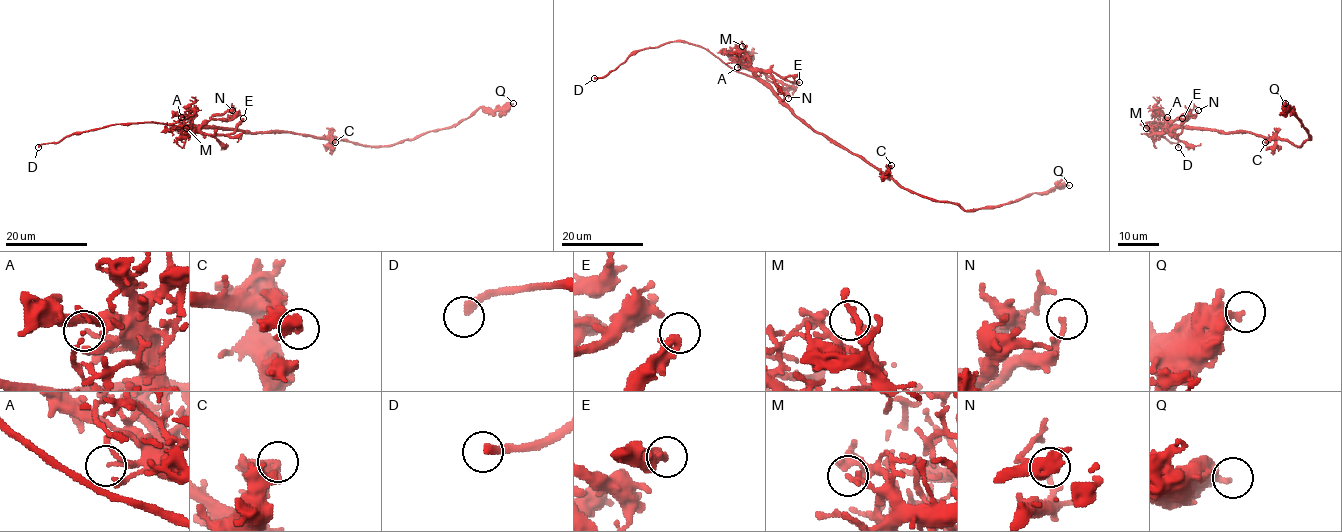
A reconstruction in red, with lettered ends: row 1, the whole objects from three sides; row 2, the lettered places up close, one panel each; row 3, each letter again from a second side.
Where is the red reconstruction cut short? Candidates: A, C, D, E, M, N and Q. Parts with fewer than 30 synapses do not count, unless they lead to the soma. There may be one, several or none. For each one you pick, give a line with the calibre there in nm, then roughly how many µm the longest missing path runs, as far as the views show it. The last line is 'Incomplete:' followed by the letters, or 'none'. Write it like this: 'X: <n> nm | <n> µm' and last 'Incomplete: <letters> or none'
D: 300 nm | 25 µm
Incomplete: D

